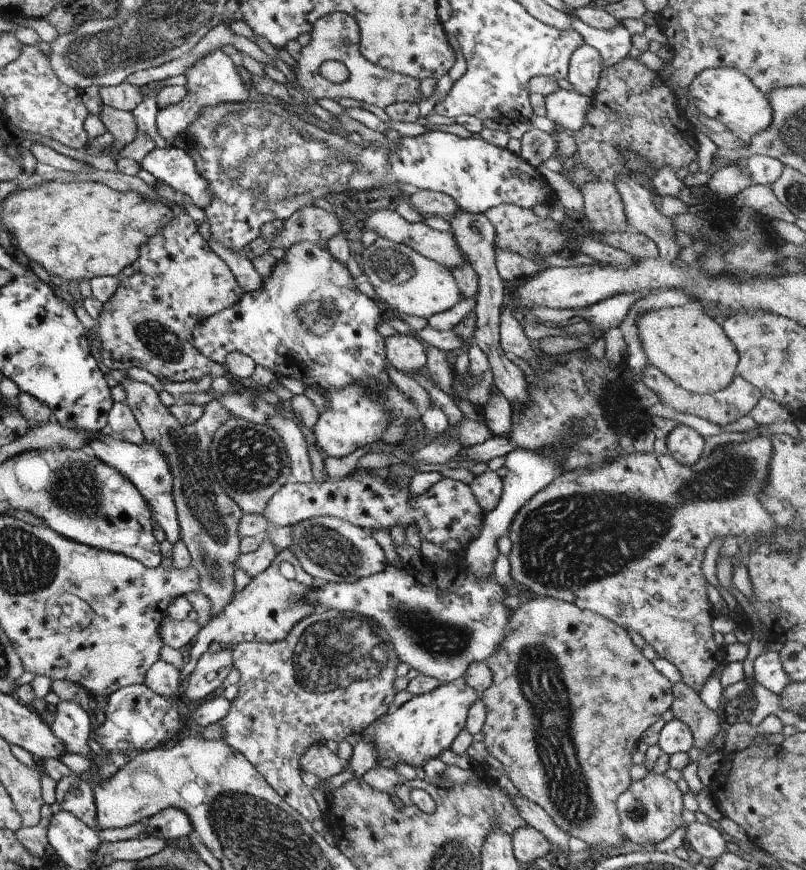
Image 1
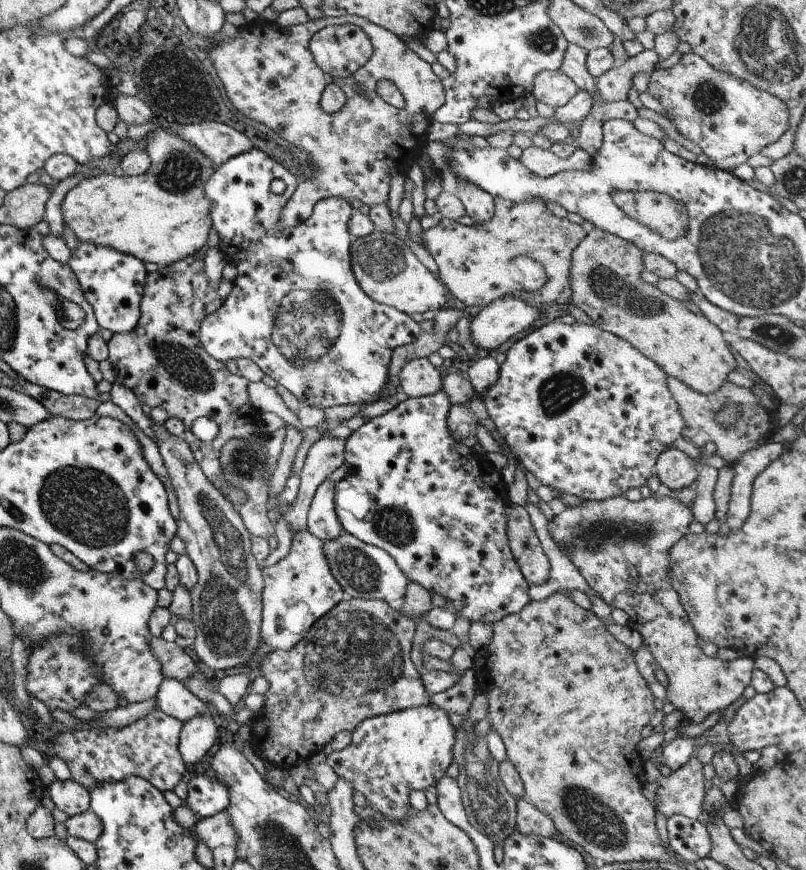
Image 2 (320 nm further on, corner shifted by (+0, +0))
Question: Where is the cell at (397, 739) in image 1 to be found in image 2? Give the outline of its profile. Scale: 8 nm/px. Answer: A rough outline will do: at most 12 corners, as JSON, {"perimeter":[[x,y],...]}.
{"perimeter":[[433,704],[372,716],[326,765],[393,822],[452,763]]}

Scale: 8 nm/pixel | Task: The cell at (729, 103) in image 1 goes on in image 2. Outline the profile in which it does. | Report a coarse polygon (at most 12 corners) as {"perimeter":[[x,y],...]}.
{"perimeter":[[698,54],[647,94],[731,172],[788,127],[785,103]]}

